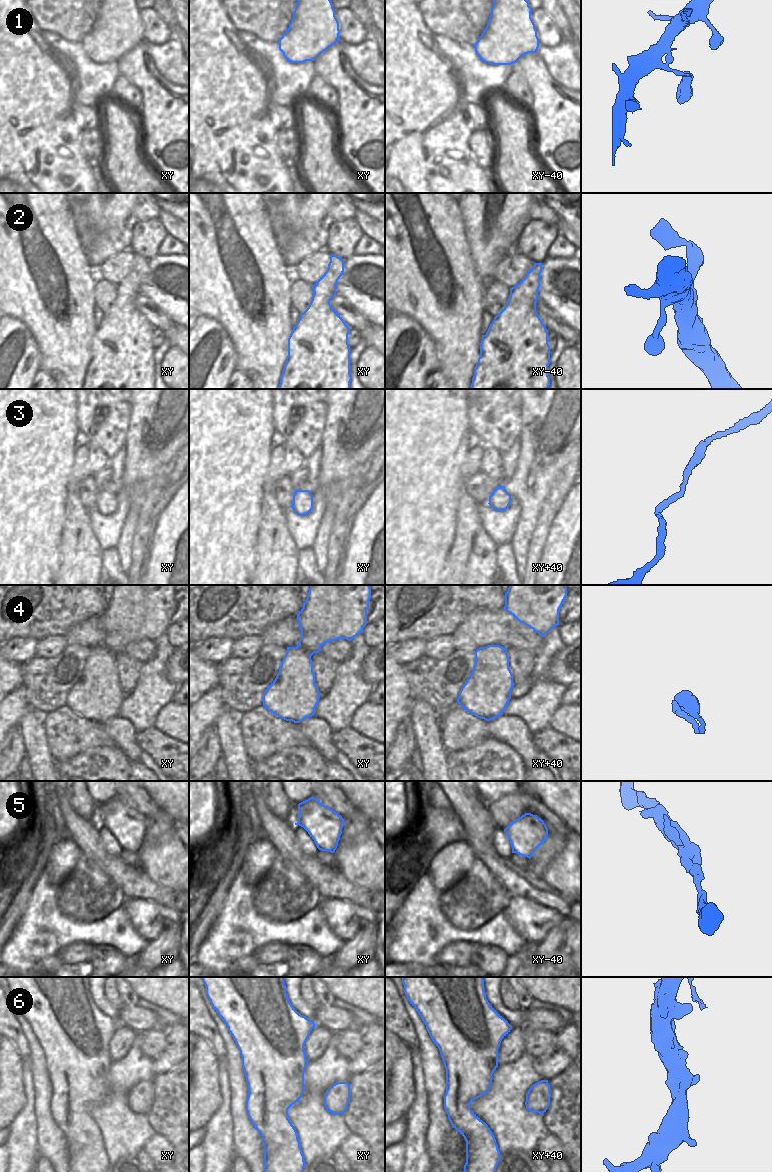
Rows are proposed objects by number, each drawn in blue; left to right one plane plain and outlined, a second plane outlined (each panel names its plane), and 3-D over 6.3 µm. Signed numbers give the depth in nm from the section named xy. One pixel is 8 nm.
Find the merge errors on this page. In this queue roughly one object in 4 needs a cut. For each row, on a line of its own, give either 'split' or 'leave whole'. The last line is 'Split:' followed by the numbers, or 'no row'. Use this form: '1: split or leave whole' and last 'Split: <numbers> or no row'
1: split
2: leave whole
3: leave whole
4: leave whole
5: leave whole
6: leave whole
Split: 1

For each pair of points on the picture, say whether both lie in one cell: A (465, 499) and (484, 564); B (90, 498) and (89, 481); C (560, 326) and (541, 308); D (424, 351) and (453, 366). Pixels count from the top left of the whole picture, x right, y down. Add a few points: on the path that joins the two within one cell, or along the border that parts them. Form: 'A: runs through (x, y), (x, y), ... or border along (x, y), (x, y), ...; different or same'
A: runs through (468, 515), (468, 522), (479, 534), (479, 548); same
B: runs through (90, 494), (89, 485); same
C: runs through (555, 322), (546, 313); same
D: border along (429, 336), (435, 348), (439, 369); different

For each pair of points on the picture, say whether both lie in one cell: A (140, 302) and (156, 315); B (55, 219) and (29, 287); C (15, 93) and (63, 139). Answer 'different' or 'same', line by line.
A: same
B: same
C: same

